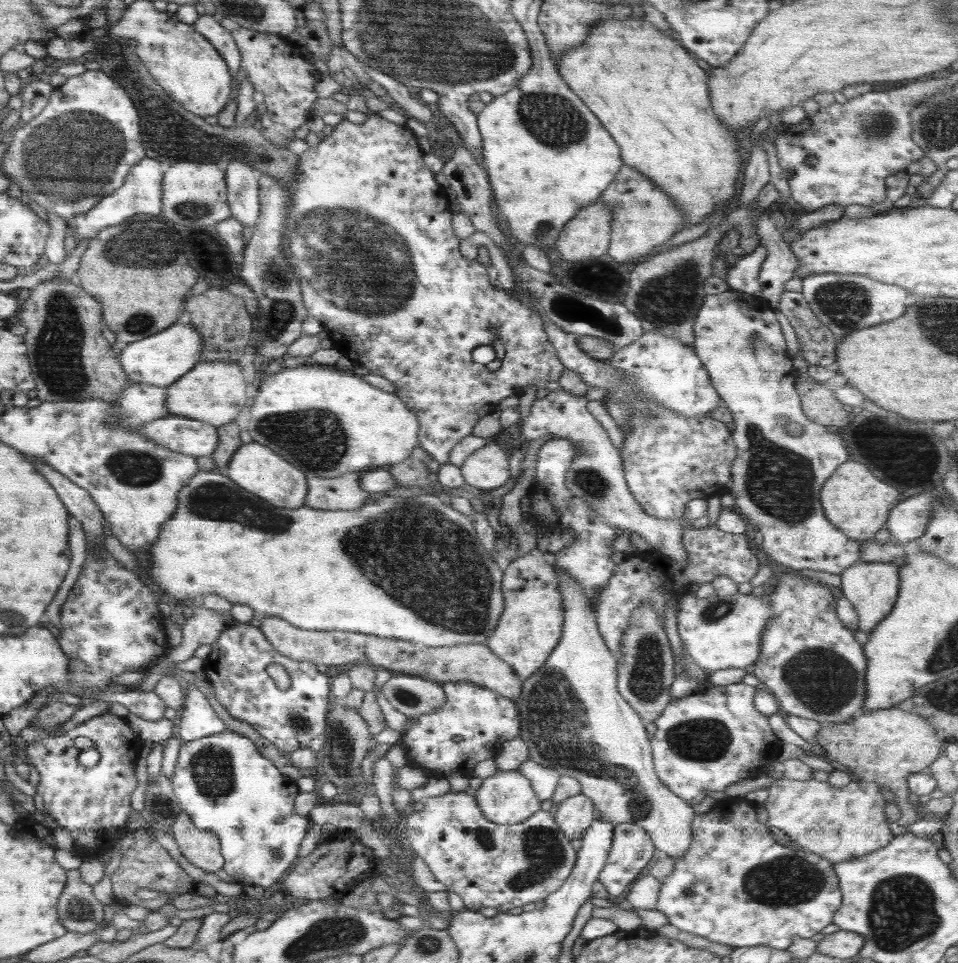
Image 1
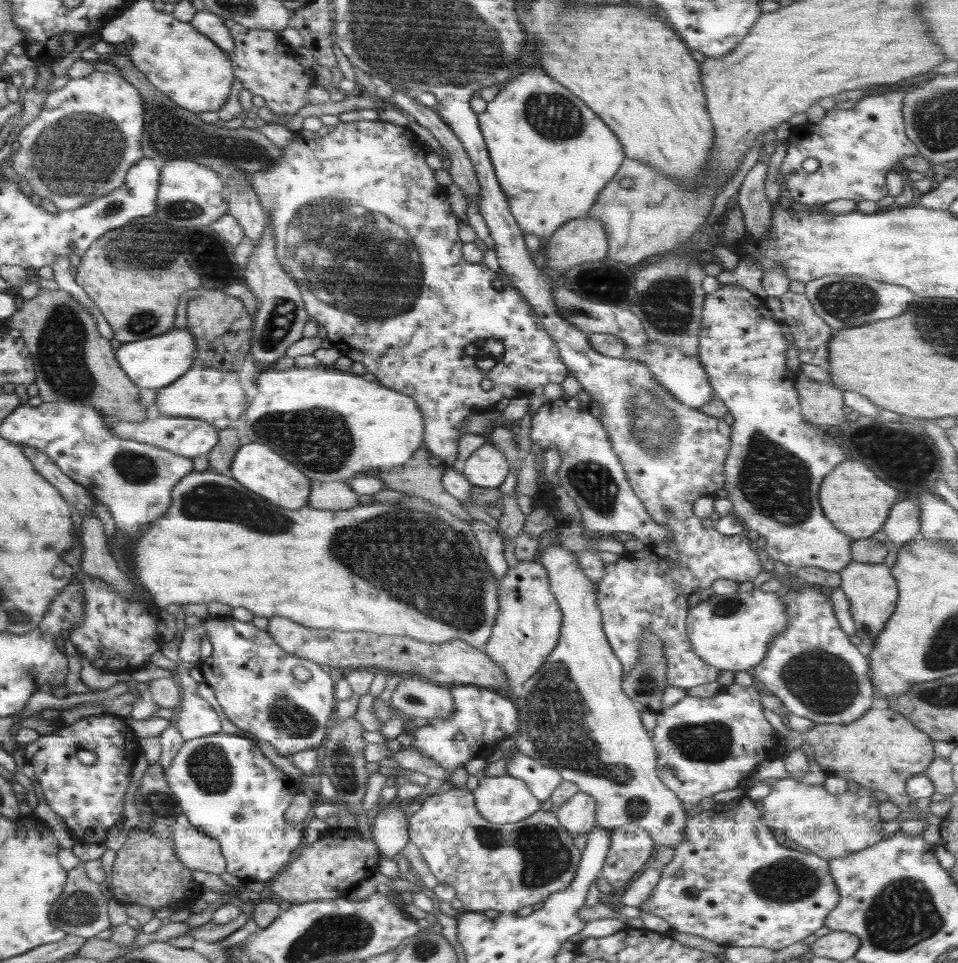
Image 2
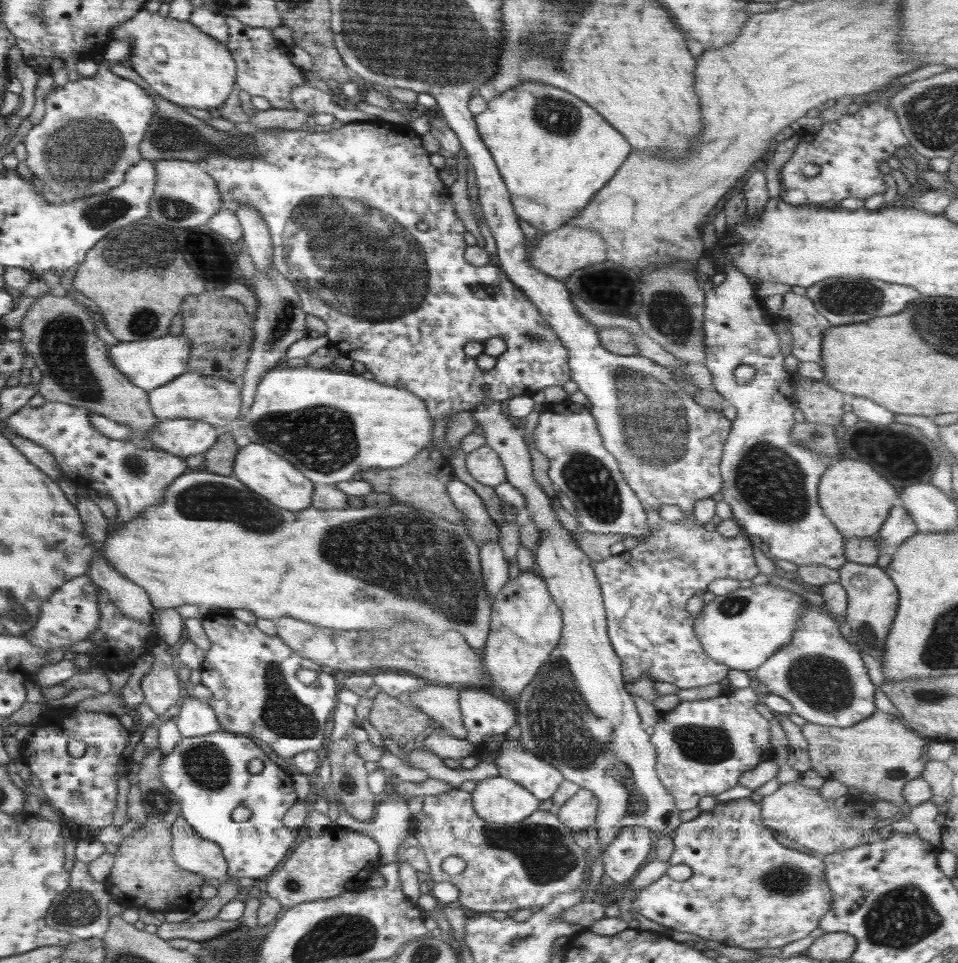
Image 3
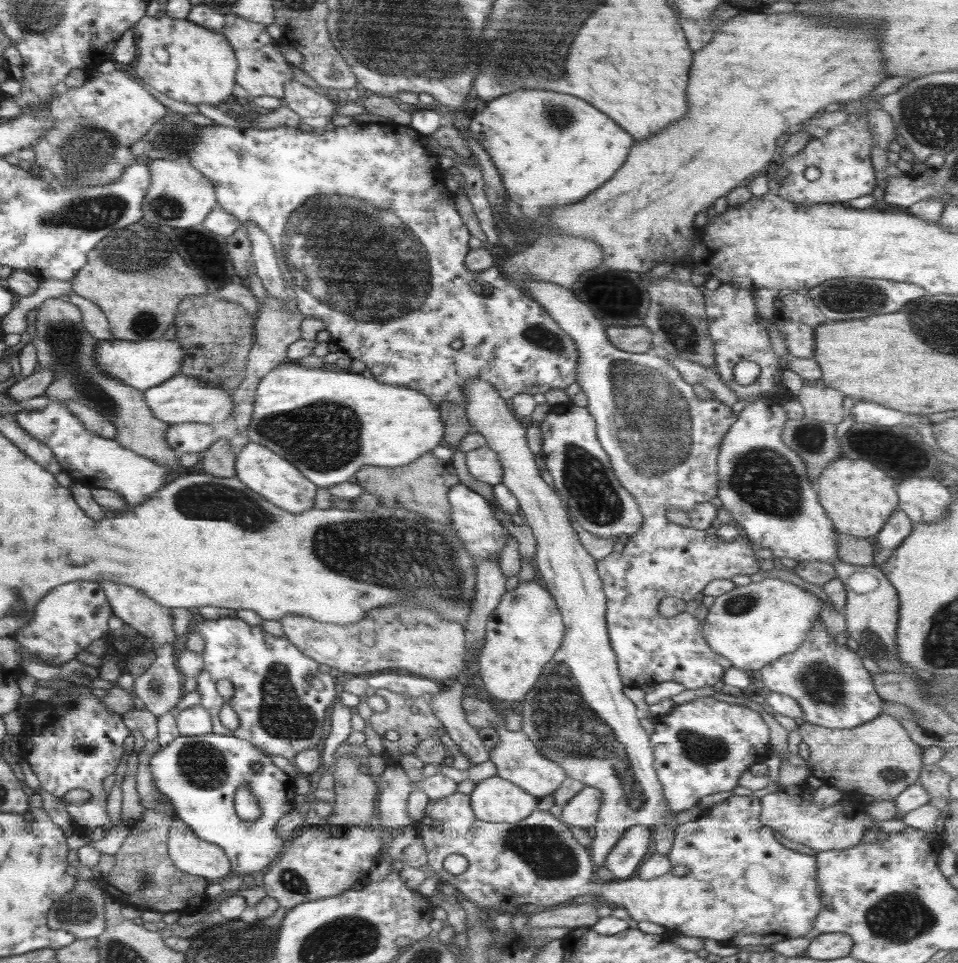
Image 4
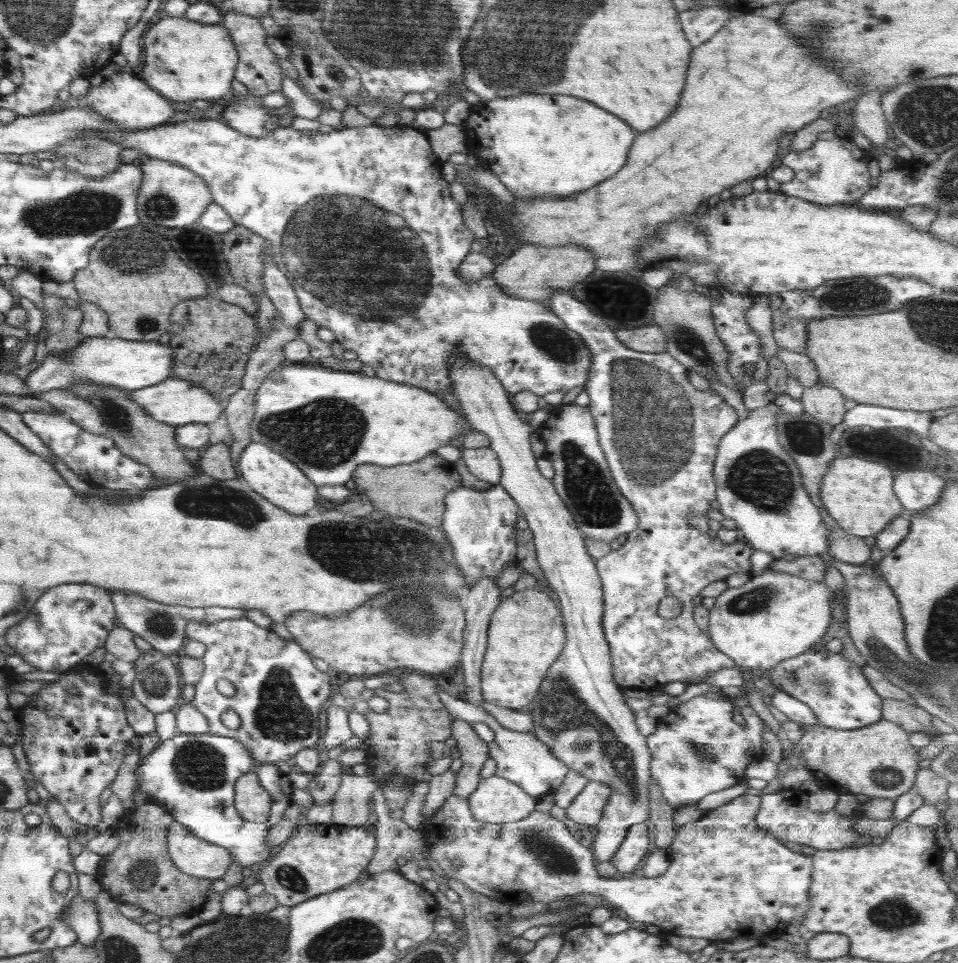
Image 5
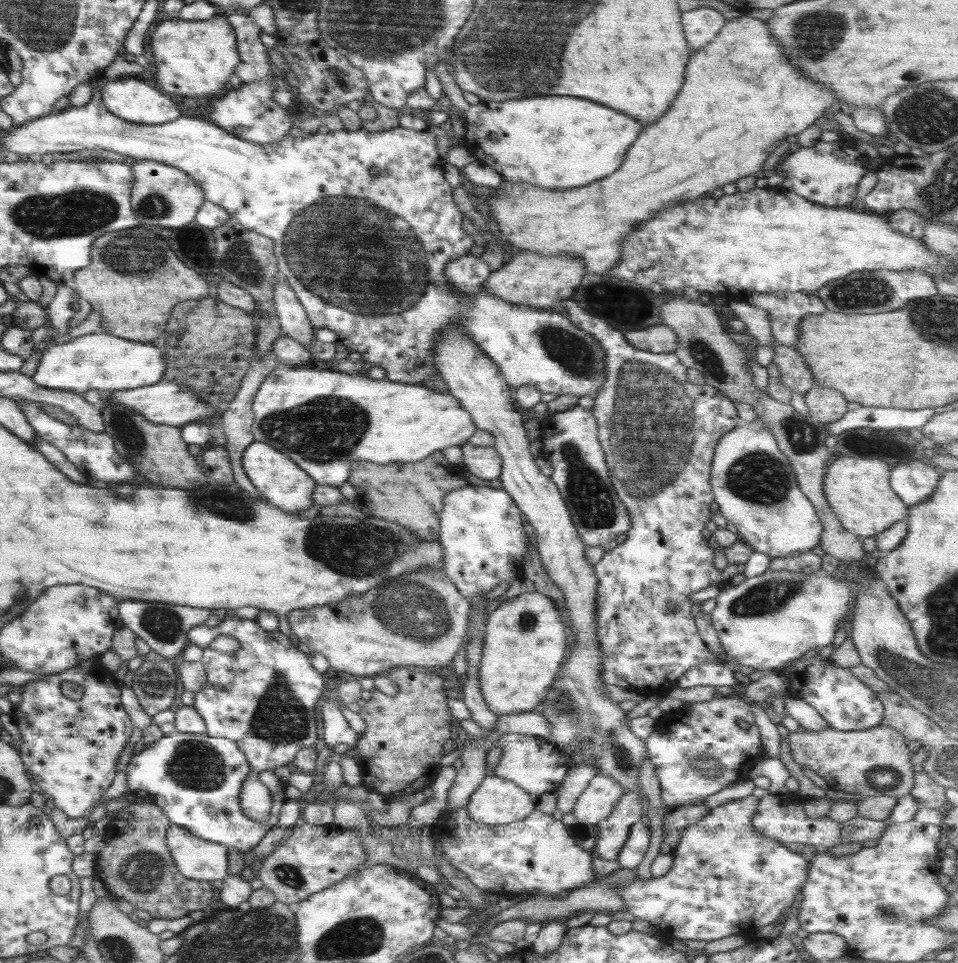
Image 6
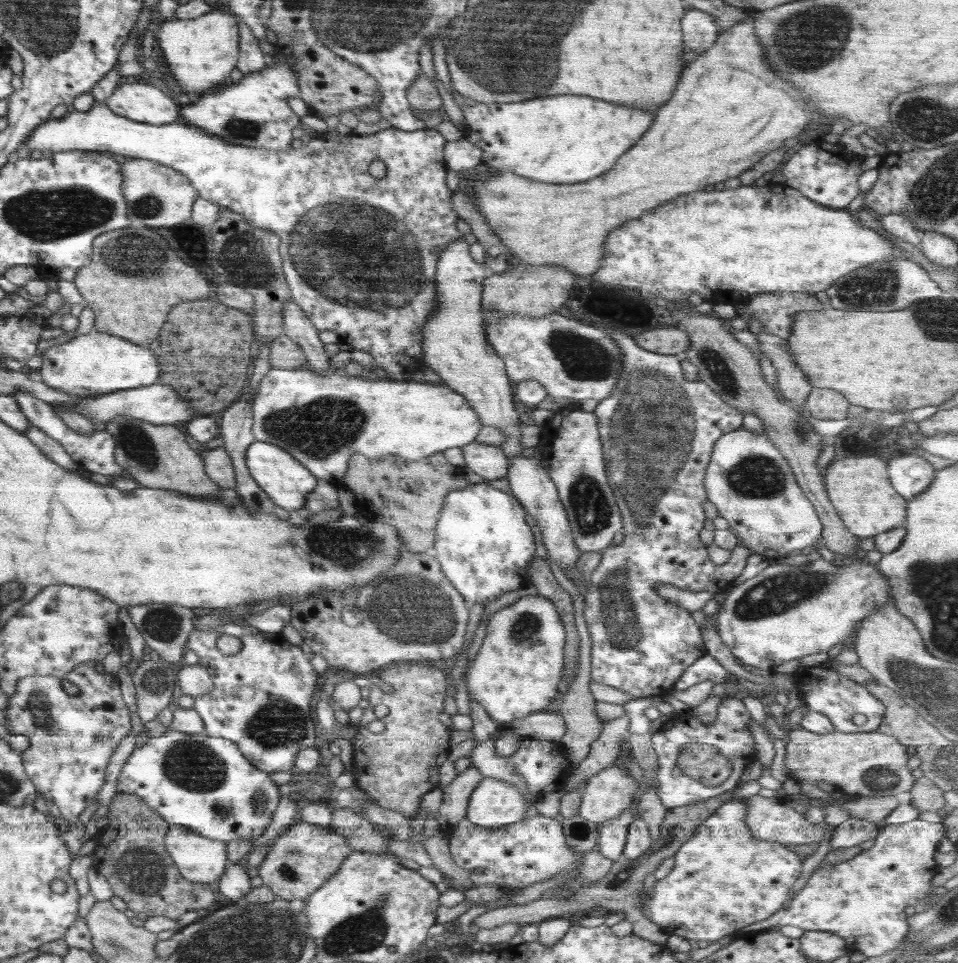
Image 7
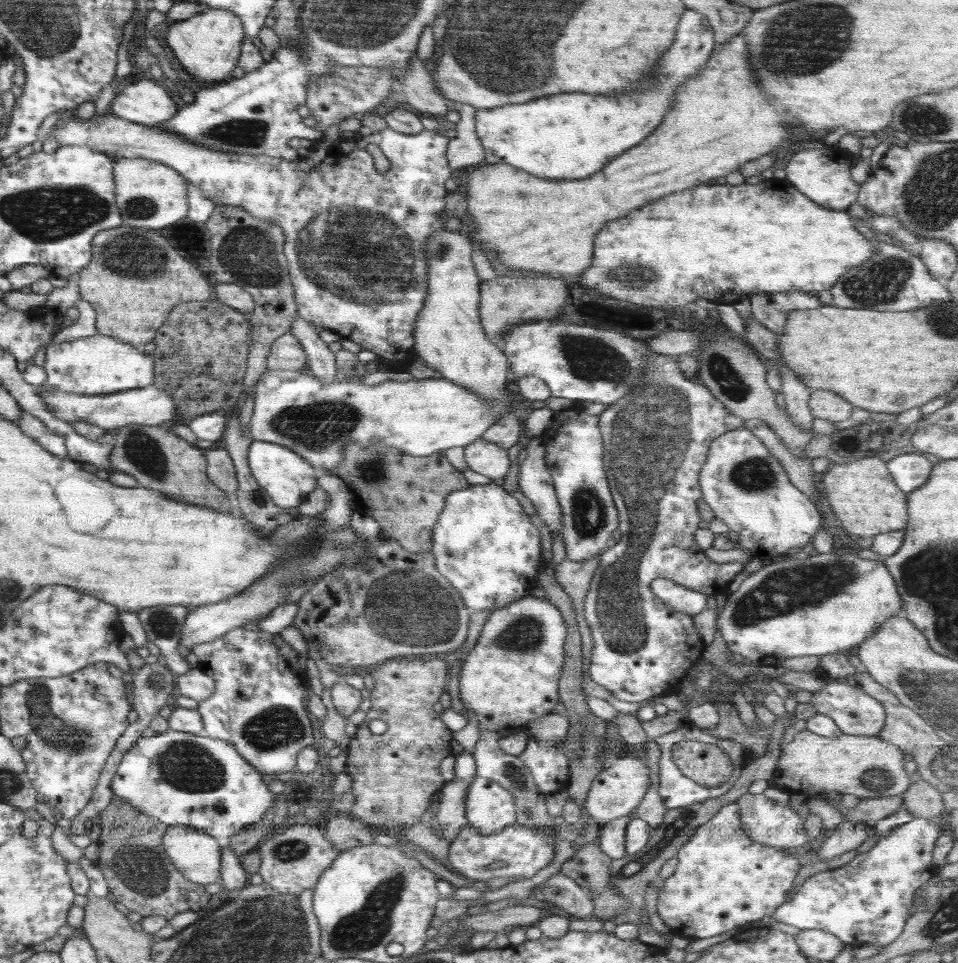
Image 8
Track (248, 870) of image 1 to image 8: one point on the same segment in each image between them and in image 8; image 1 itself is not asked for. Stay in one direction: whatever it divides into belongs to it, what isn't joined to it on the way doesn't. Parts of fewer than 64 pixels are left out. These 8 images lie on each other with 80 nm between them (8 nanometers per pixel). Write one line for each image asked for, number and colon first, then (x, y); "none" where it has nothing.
2: (226, 788)
3: (208, 775)
4: (199, 774)
5: (193, 776)
6: (196, 779)
7: (193, 780)
8: (179, 778)

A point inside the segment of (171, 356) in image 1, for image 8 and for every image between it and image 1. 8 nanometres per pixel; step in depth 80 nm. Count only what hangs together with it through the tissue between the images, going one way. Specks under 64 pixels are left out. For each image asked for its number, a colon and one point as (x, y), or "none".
2: (156, 362)
3: (151, 363)
4: (143, 364)
5: (132, 365)
6: (105, 362)
7: (98, 363)
8: (97, 365)

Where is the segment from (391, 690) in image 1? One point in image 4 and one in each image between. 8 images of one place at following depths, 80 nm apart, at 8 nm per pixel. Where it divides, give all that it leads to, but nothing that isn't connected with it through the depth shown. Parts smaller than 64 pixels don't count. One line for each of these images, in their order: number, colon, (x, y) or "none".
2: (415, 696)
3: (439, 702)
4: (447, 705)

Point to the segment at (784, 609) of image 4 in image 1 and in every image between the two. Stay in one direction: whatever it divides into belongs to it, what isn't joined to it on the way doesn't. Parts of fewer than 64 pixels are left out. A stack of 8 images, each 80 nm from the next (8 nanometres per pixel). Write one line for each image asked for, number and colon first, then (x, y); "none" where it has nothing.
1: (719, 632)
2: (733, 631)
3: (742, 629)

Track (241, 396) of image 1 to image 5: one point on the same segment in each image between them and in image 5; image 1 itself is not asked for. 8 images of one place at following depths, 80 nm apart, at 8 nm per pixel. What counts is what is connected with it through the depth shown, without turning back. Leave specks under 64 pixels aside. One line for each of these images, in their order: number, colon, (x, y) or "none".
2: (212, 395)
3: (215, 400)
4: (181, 399)
5: (176, 402)

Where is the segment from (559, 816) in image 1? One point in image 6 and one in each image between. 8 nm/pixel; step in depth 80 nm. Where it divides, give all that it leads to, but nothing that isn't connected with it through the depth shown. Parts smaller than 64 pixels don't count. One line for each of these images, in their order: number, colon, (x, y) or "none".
2: (577, 815)
3: (579, 812)
4: (582, 809)
5: (587, 807)
6: (598, 799)

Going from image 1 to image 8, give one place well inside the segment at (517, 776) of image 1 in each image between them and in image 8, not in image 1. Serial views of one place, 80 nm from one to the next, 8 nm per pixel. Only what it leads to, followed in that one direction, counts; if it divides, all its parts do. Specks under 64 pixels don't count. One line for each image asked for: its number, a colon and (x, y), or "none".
2: (504, 799)
3: (497, 800)
4: (498, 800)
5: (496, 800)
6: (497, 801)
7: (494, 803)
8: (489, 808)

